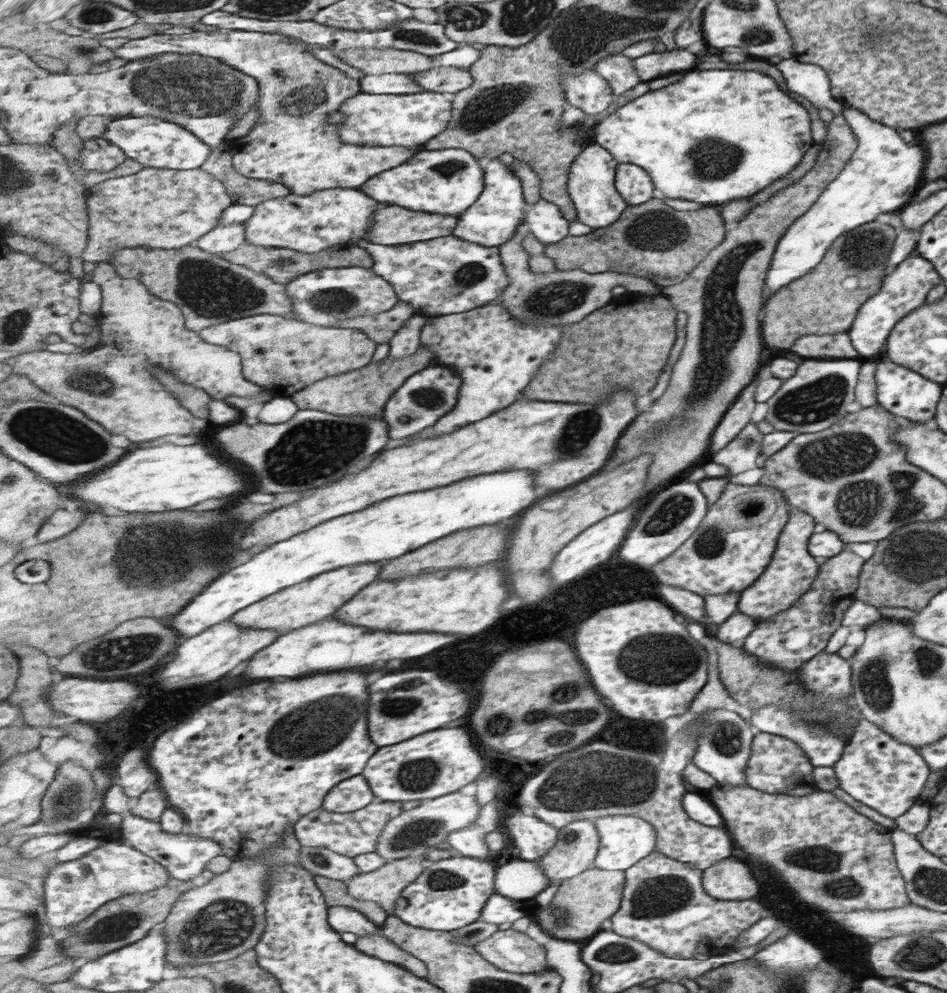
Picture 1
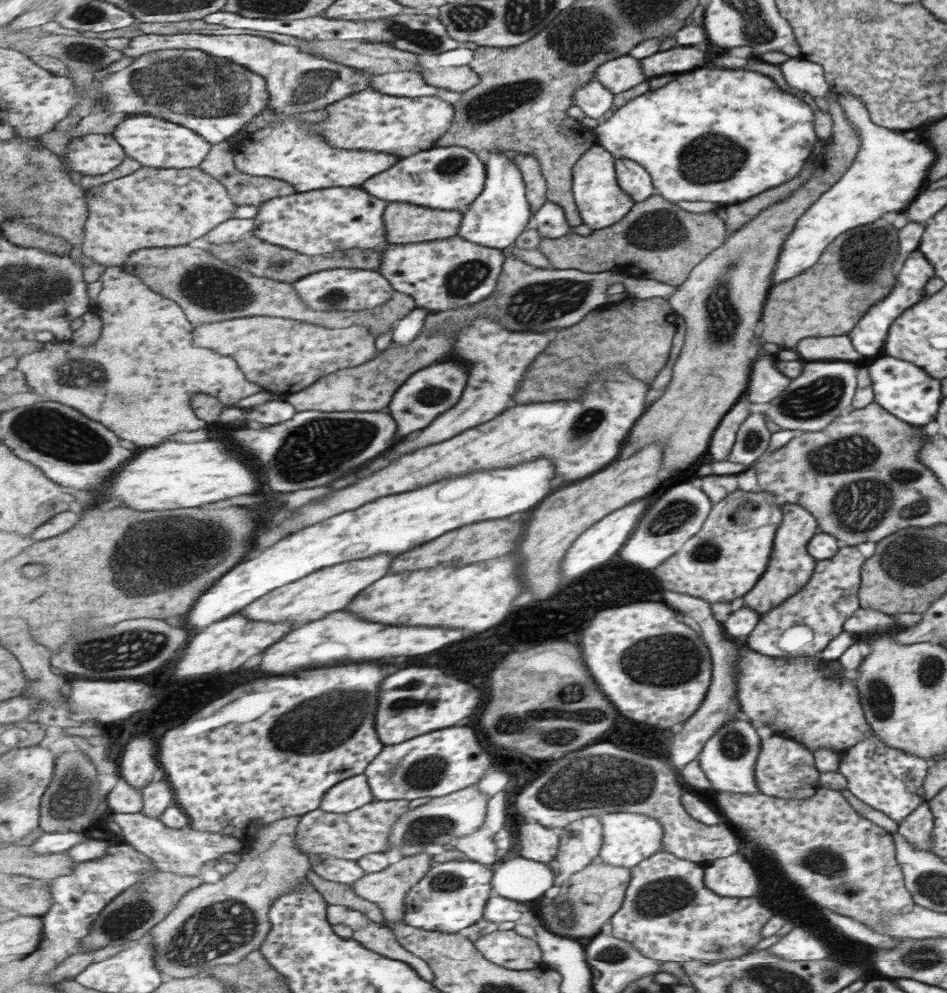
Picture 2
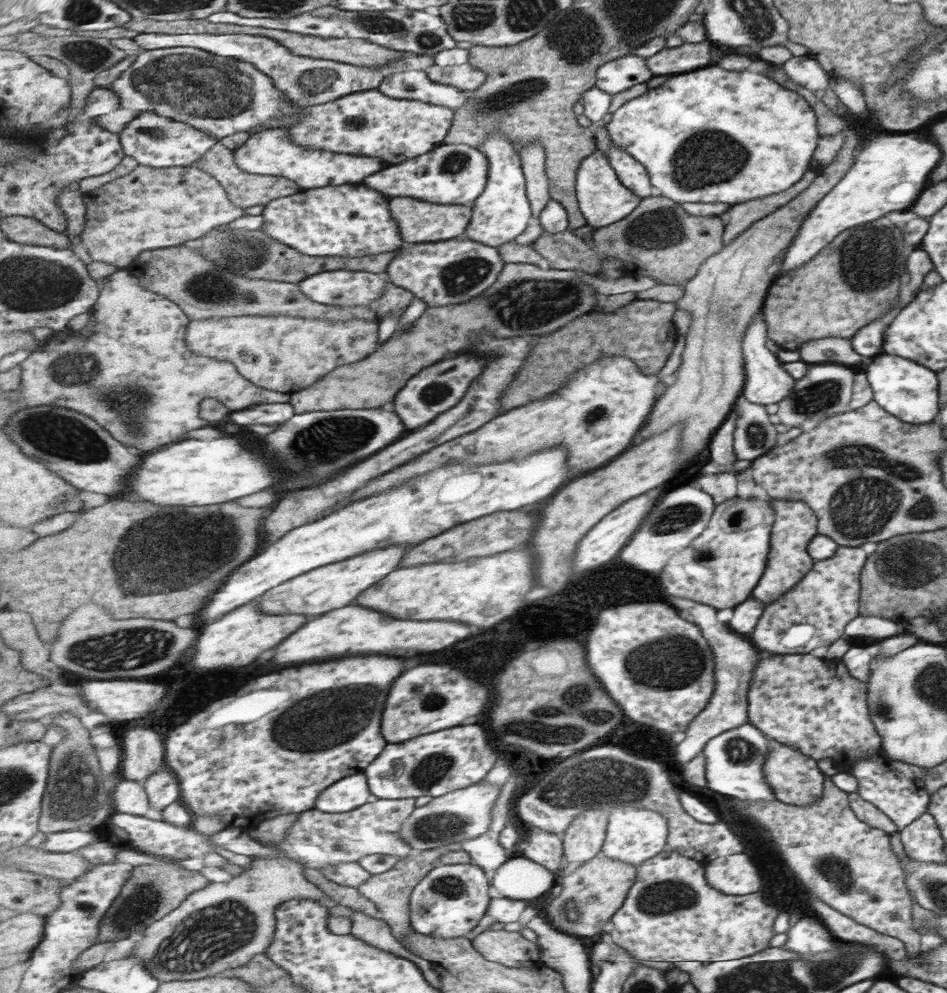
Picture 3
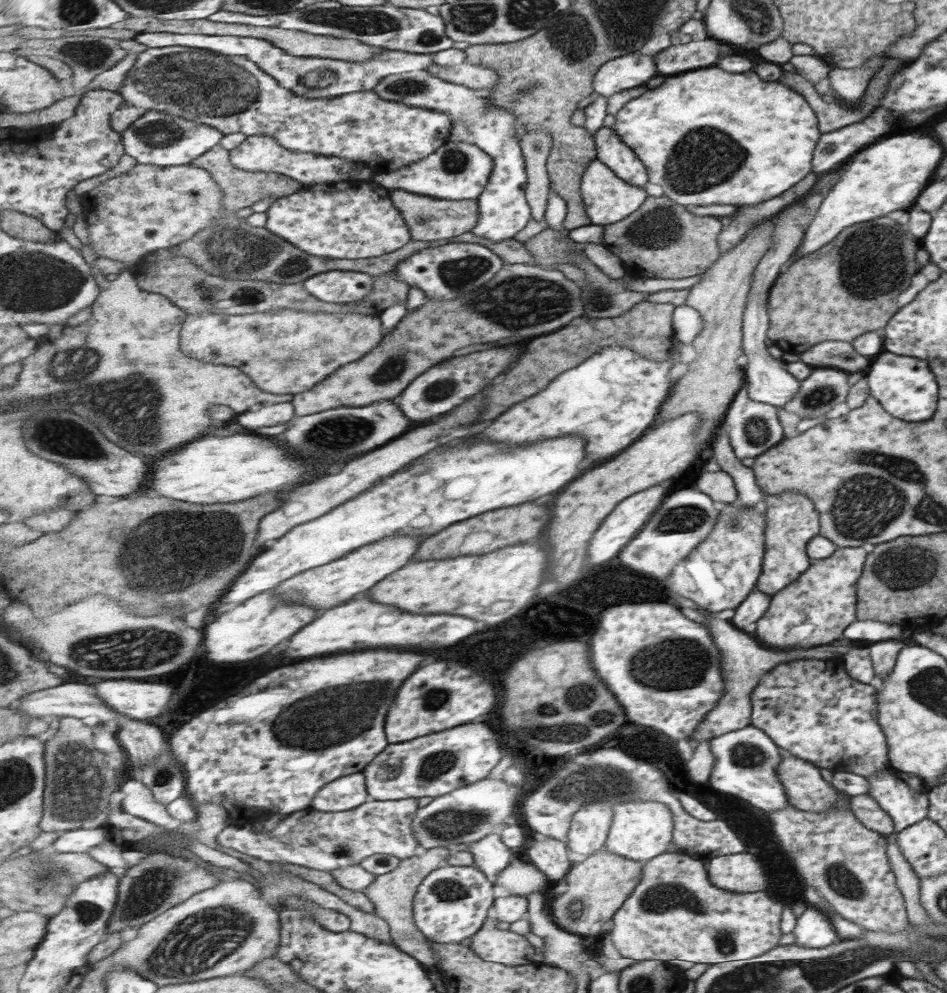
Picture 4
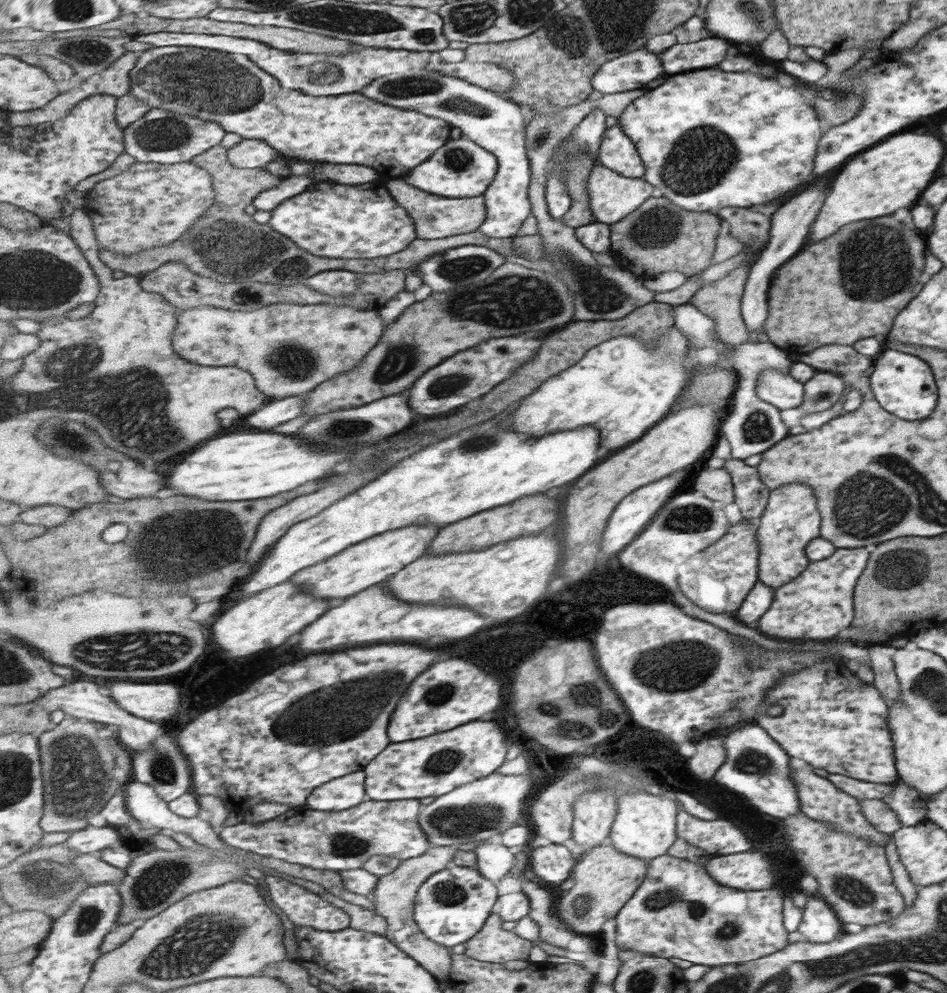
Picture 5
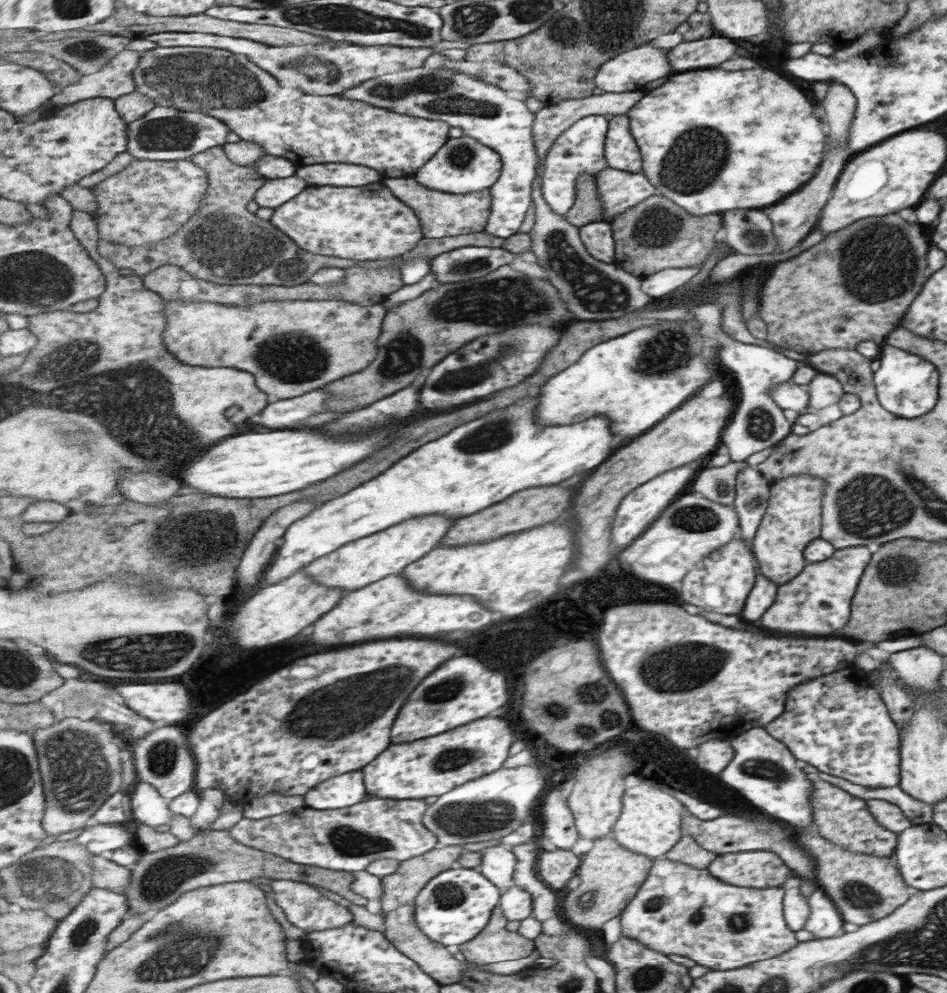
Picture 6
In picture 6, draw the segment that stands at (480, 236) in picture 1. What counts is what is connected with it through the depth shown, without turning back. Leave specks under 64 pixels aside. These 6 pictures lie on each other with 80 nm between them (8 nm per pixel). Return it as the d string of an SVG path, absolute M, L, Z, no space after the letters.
M444 67L431 69L429 74L425 74L423 68L383 74L339 96L413 117L447 122L452 128L463 129L481 144L493 148L501 156L504 167L500 179L491 188L492 215L485 231L504 239L516 235L531 204L534 204L533 185L541 175L533 132L536 114L527 108L523 97L487 84L473 75L459 74Z

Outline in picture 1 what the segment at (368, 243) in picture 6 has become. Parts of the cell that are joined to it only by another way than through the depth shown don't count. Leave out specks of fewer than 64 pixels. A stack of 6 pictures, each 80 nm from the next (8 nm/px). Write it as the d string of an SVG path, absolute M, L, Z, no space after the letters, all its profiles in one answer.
M332 188L310 195L296 195L266 200L256 206L254 215L245 225L245 240L257 246L288 248L299 252L321 252L333 246L354 245L368 240L367 232L373 225L374 214L387 207L369 198L361 190Z

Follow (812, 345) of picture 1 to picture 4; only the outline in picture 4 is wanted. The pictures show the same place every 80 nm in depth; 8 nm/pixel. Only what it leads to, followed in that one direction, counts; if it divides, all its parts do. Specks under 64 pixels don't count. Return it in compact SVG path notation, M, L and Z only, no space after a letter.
M821 342L813 348L799 354L799 360L809 367L823 366L841 368L843 372L854 373L865 370L871 361L866 356L853 352L853 348L845 342Z

